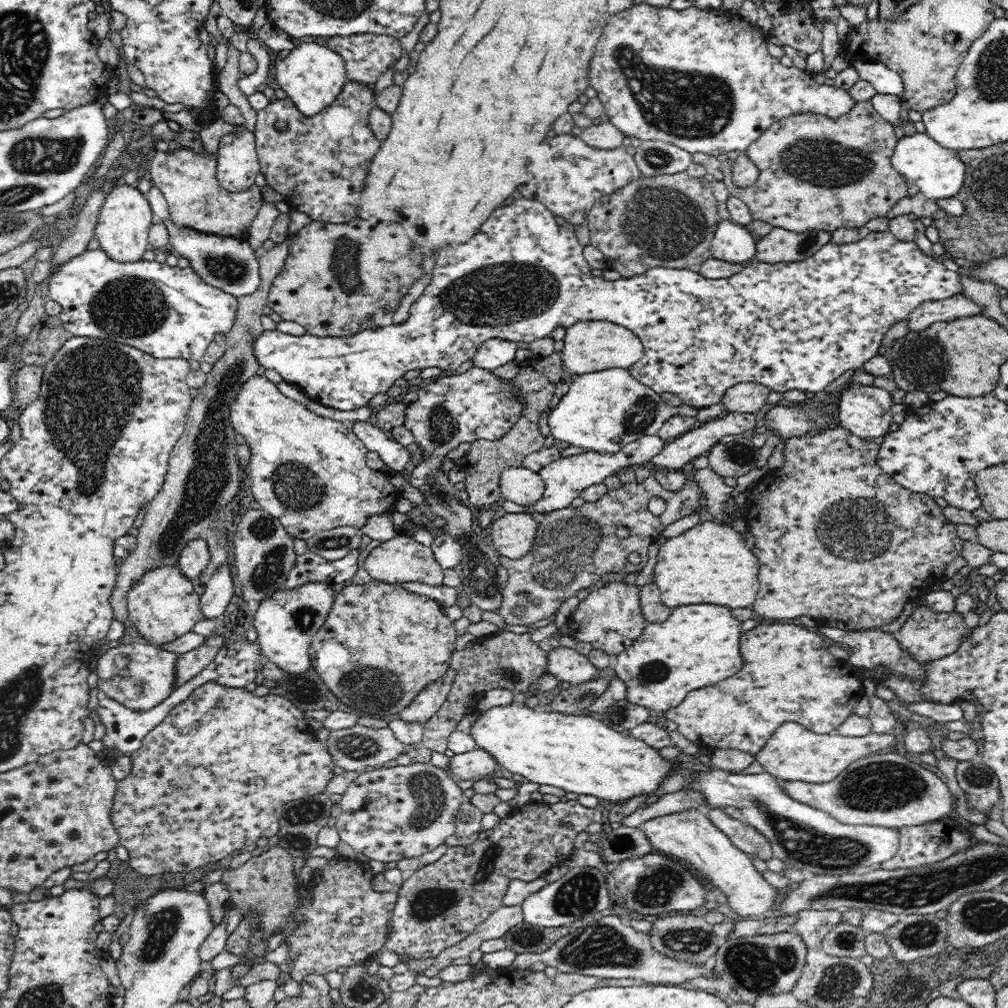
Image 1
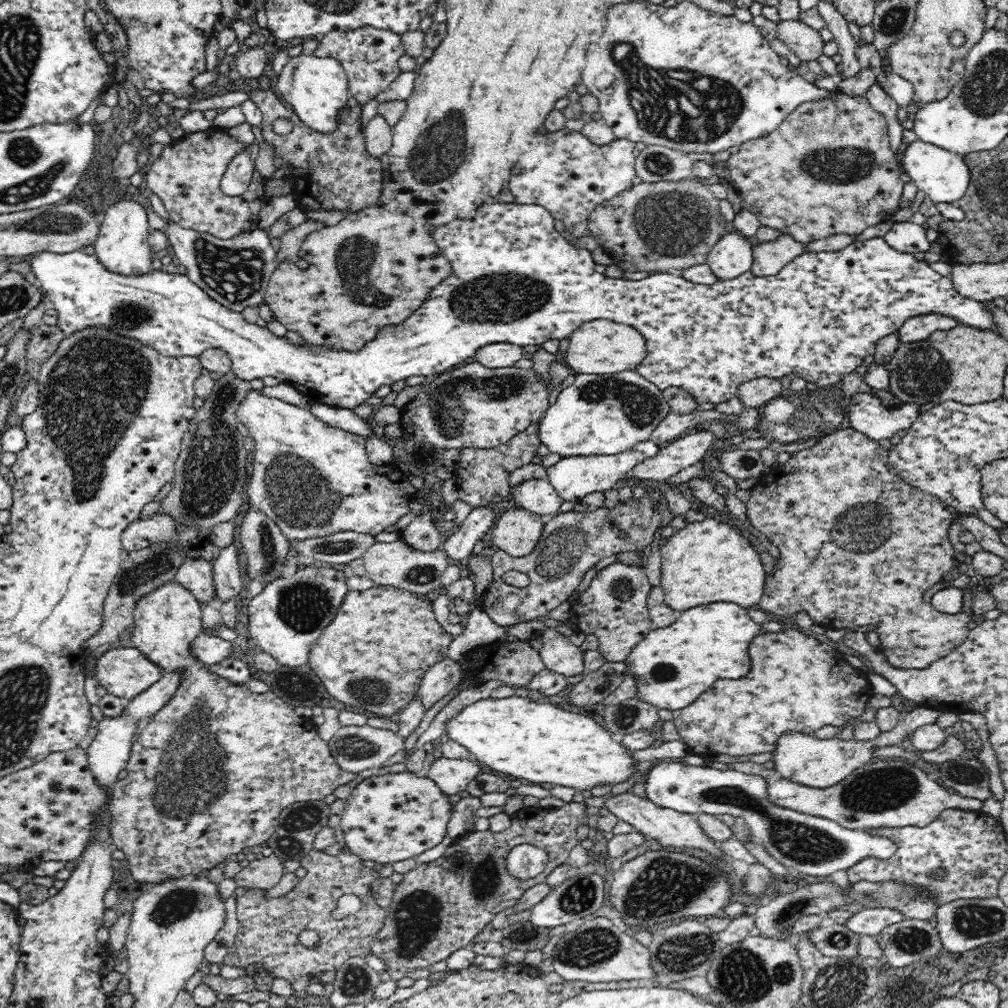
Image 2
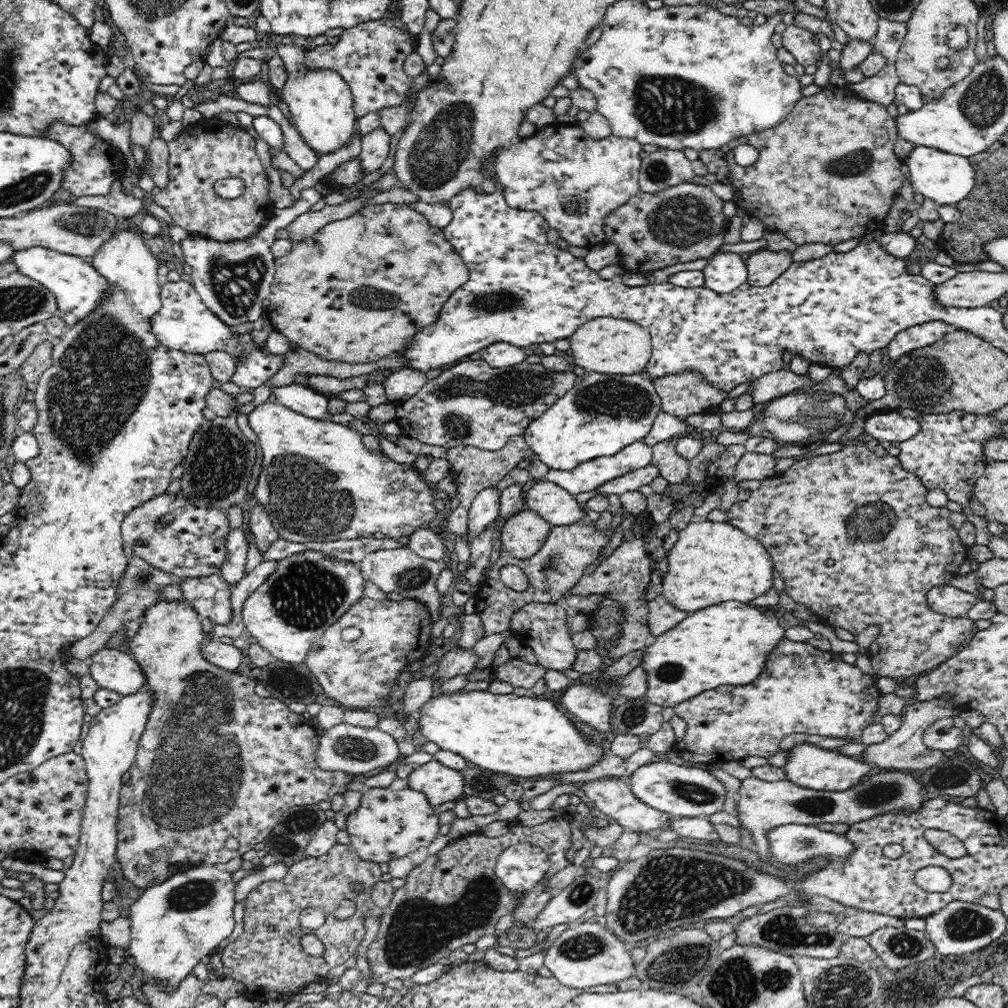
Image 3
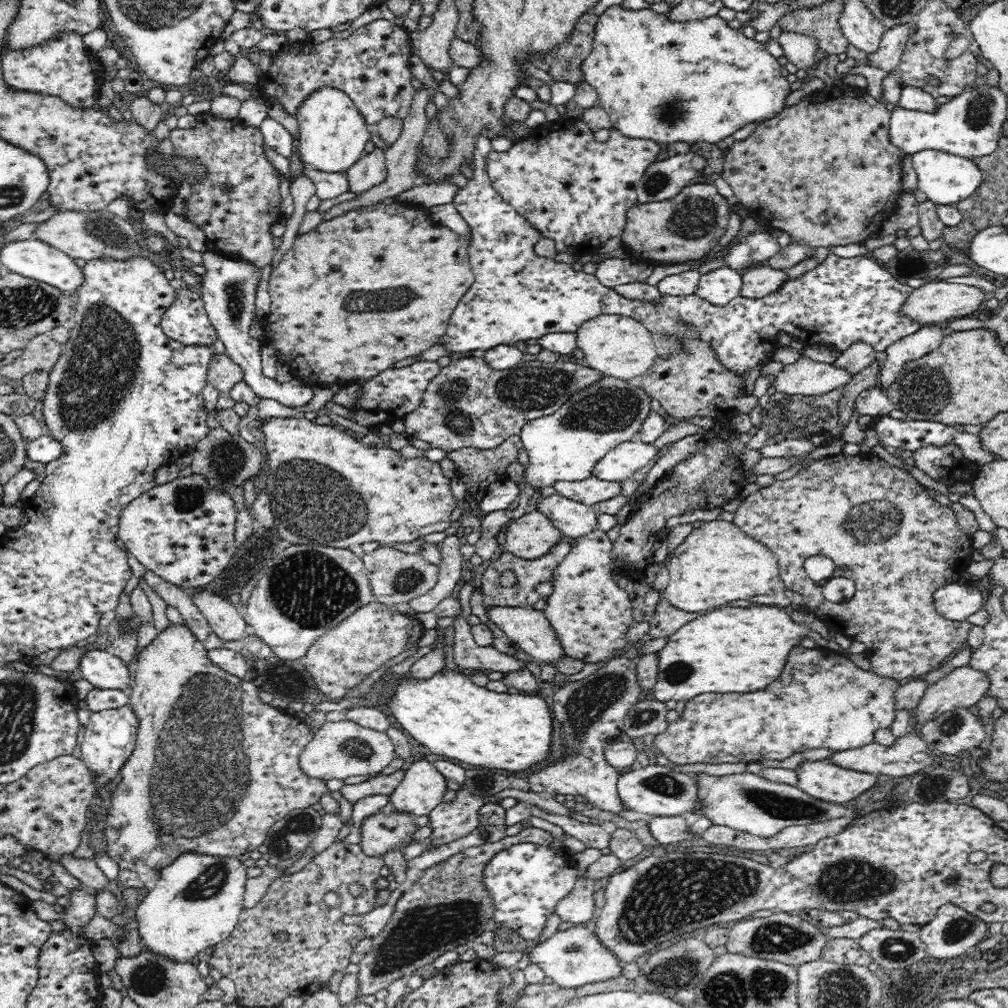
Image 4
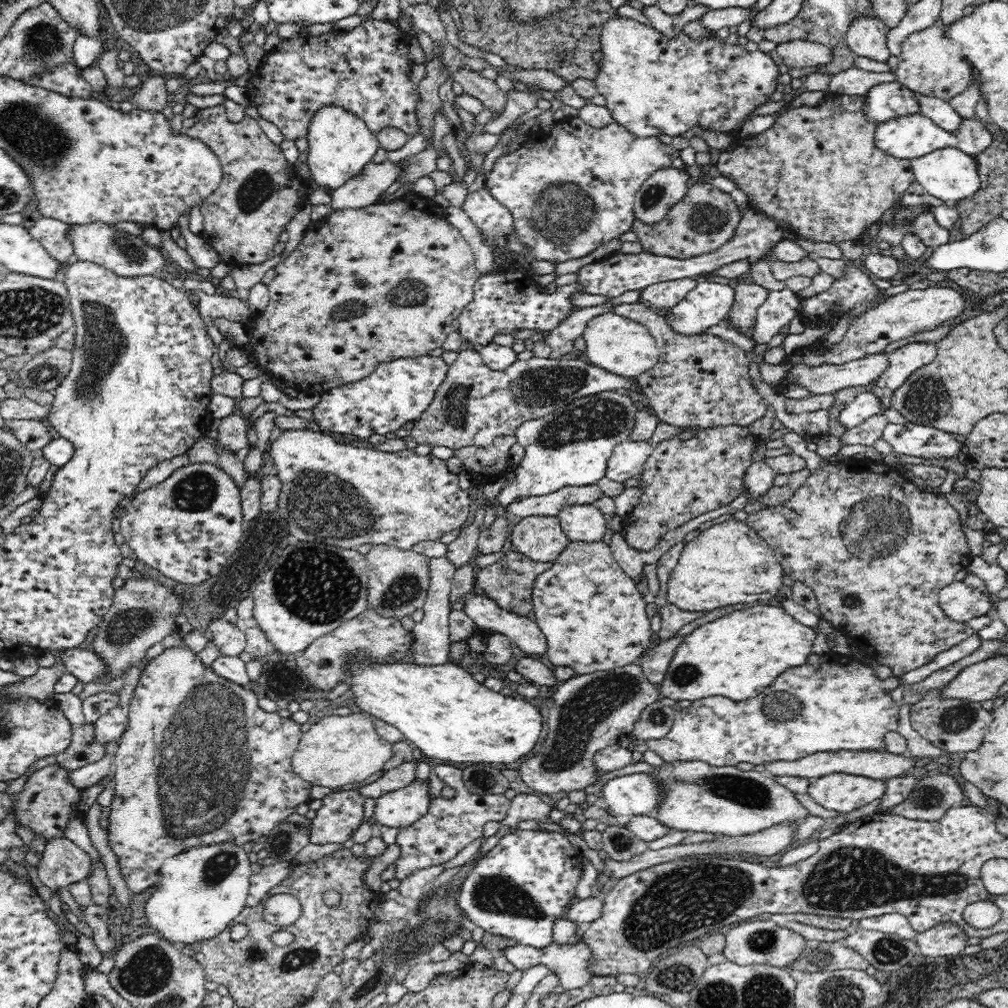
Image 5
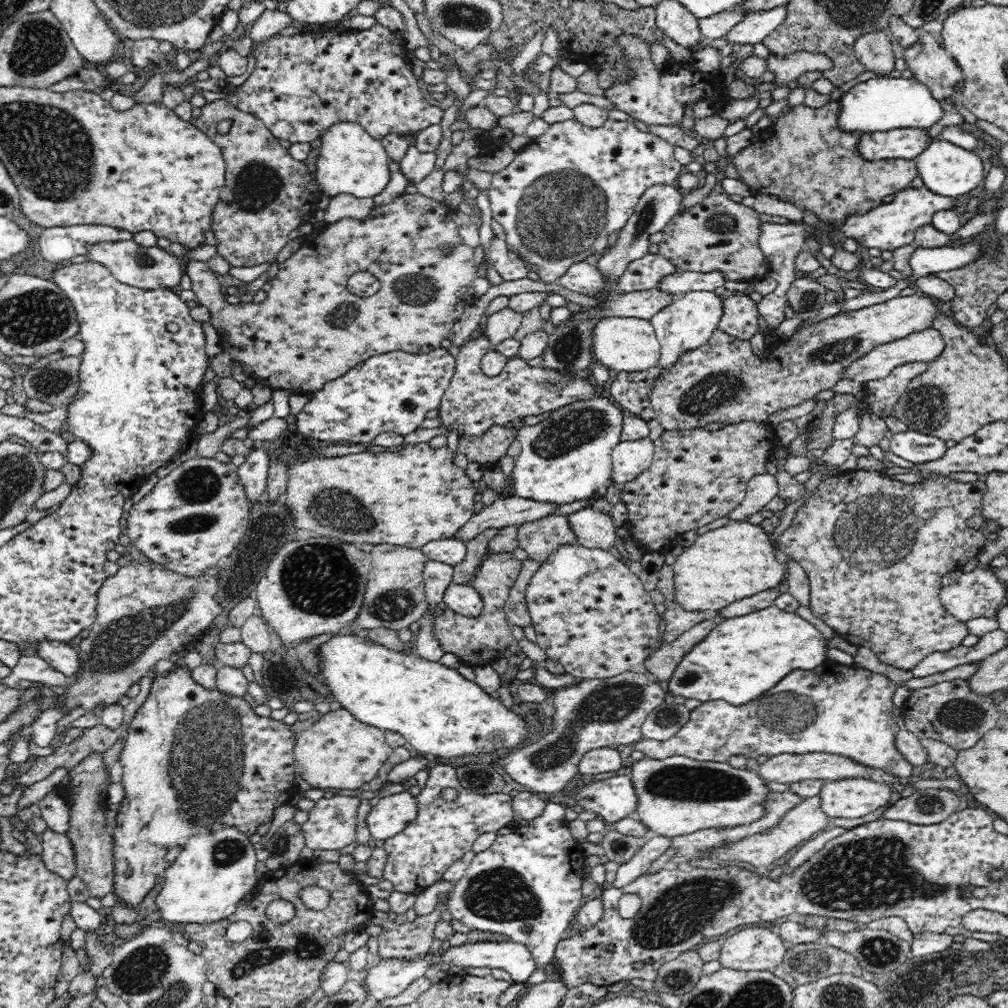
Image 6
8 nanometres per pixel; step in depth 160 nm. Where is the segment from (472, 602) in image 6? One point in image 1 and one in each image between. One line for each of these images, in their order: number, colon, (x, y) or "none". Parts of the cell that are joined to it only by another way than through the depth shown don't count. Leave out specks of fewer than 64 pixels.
1: (565, 663)
2: (558, 653)
3: (543, 626)
4: (529, 631)
5: (523, 632)

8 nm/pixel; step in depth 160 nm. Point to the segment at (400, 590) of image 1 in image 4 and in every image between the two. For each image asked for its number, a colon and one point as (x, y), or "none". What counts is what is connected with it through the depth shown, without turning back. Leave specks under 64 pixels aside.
2: (372, 656)
3: (358, 674)
4: (343, 656)

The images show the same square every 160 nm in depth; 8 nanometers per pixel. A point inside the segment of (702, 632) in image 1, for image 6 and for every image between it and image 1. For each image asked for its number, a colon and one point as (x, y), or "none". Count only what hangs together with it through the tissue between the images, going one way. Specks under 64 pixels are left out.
2: (673, 666)
3: (728, 644)
4: (734, 649)
5: (736, 657)
6: (744, 656)

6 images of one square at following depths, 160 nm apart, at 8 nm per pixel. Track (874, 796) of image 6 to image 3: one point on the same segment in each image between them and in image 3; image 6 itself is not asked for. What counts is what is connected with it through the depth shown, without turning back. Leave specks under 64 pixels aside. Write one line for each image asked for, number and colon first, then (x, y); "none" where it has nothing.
3: (810, 767)
4: (830, 783)
5: (841, 792)

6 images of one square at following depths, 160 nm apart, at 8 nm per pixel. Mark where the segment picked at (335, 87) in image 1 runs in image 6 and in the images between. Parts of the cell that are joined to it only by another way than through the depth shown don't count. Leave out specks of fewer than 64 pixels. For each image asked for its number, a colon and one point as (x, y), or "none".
2: (317, 89)
3: (320, 102)
4: (333, 134)
5: (340, 145)
6: (351, 162)

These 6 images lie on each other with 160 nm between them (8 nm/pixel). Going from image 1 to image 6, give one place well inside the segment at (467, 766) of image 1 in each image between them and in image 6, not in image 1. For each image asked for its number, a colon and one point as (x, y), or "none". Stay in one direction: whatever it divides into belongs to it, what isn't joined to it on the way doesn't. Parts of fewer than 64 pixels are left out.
2: (451, 776)
3: (440, 784)
4: (422, 788)
5: (397, 809)
6: (392, 813)

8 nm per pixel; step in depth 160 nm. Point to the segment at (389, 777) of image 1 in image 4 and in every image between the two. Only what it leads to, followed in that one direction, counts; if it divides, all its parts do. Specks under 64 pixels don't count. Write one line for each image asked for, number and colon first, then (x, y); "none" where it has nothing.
2: (388, 818)
3: (388, 824)
4: (379, 834)

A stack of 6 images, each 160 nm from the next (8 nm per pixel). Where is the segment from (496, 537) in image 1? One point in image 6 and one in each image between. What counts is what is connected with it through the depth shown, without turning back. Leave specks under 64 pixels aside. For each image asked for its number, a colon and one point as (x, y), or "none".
2: (517, 532)
3: (523, 535)
4: (533, 535)
5: (541, 538)
6: (539, 538)

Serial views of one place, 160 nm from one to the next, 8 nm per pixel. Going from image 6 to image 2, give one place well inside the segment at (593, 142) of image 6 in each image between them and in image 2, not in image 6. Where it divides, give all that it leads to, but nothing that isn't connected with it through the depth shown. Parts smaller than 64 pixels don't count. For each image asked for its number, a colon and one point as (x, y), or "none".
2: (564, 172)
3: (573, 181)
4: (576, 191)
5: (570, 188)

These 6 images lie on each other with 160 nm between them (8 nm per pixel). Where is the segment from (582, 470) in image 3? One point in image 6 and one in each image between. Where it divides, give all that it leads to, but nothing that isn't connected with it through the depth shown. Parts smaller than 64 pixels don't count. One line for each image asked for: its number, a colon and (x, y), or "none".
4: (621, 463)
5: (627, 460)
6: (630, 458)

